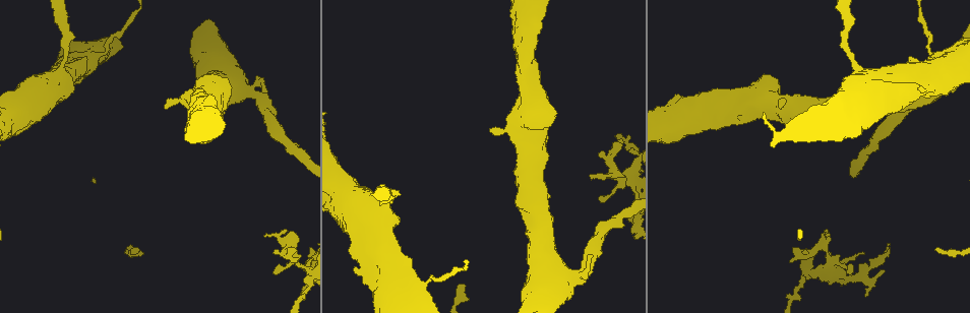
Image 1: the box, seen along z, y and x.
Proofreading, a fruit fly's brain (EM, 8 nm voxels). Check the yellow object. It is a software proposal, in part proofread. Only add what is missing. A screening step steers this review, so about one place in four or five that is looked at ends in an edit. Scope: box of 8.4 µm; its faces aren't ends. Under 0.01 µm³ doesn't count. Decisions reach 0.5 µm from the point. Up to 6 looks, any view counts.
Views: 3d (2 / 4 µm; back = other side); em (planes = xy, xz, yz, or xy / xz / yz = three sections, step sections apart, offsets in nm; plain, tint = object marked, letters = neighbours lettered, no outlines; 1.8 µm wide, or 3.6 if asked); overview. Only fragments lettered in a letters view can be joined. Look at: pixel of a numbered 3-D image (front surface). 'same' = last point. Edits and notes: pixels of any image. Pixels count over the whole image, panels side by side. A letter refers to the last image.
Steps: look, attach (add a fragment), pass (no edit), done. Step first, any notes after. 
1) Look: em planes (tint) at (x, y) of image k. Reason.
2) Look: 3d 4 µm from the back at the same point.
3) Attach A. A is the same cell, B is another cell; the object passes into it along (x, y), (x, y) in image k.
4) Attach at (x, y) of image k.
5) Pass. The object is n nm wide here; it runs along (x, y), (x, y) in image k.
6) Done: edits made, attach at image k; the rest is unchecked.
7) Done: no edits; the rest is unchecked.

Look: em planes (letters) at (529, 55) of image 1.

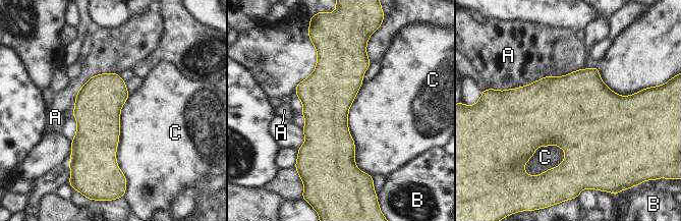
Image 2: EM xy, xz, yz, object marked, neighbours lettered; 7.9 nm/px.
Pass. A, B and C are other cells; none of them fits.

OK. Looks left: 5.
Look: 3d 2 µm at (294, 261) of image 1. Thin end.

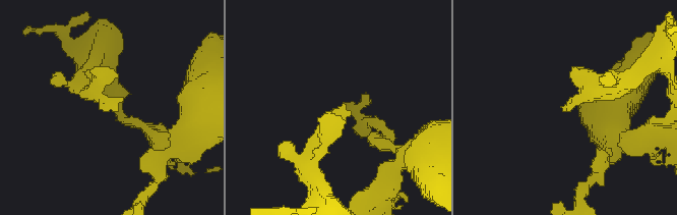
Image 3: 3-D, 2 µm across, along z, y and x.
Look: em planes (letters) at (563, 111) of image 3. Now the EM.

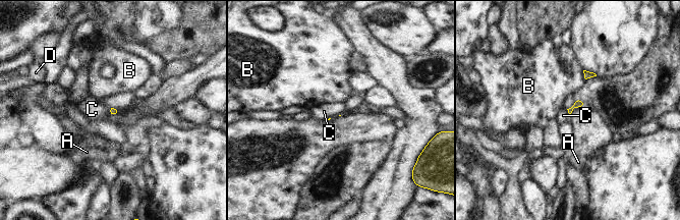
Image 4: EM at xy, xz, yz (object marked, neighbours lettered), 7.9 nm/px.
Pass. The longest contact is with B, 80 nm; A, B, C and D are other cells; a border runs along (566, 109), (569, 114) in image 4; no lettered fragment goes on from it.

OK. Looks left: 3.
Look: em planes (letters) at (363, 282) of image 1. Stops while still wide.

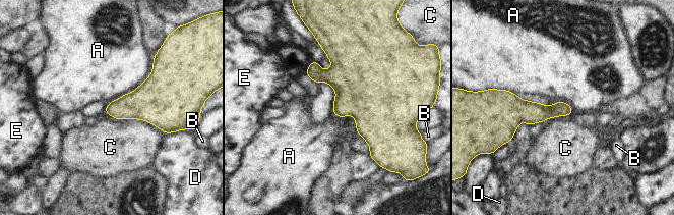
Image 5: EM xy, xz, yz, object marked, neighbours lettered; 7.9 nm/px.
Pass. A, B, C, D and E are other cells; a border runs along (155, 55), (151, 73), (140, 85) in image 5; none of them fits.

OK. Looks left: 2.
Done: no edits; the rest is unchecked.

